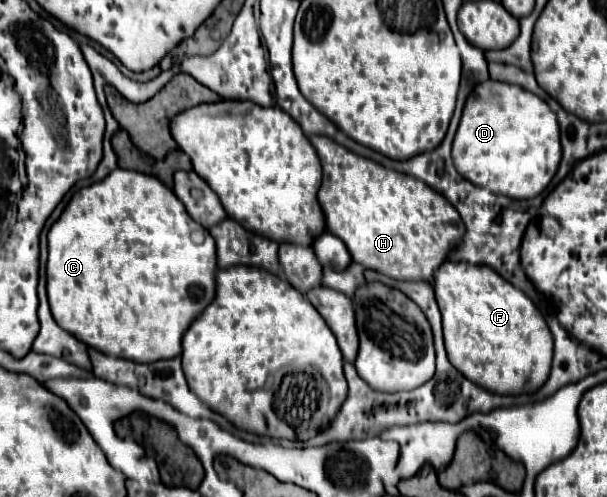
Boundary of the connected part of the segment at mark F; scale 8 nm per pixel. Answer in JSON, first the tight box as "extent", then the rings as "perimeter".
{"extent":[434,262,552,394],"perimeter":[[[446,262],[436,270],[434,292],[442,312],[444,344],[450,364],[492,394],[536,392],[550,376],[552,334],[544,316],[524,292],[492,268]]]}

